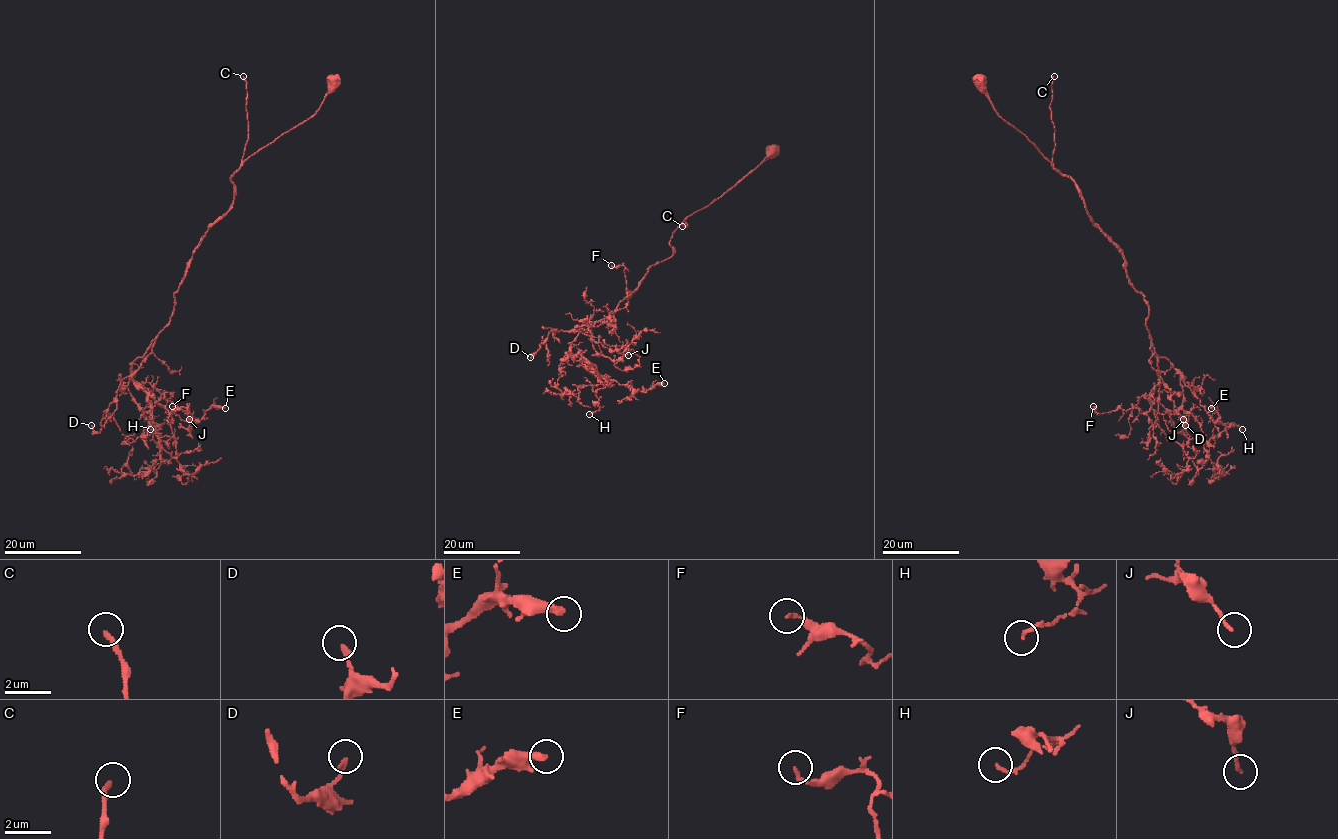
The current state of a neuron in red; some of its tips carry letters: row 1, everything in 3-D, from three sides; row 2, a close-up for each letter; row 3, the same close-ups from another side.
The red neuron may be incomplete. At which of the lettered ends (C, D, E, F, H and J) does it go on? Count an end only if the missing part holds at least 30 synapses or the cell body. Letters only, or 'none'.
C

